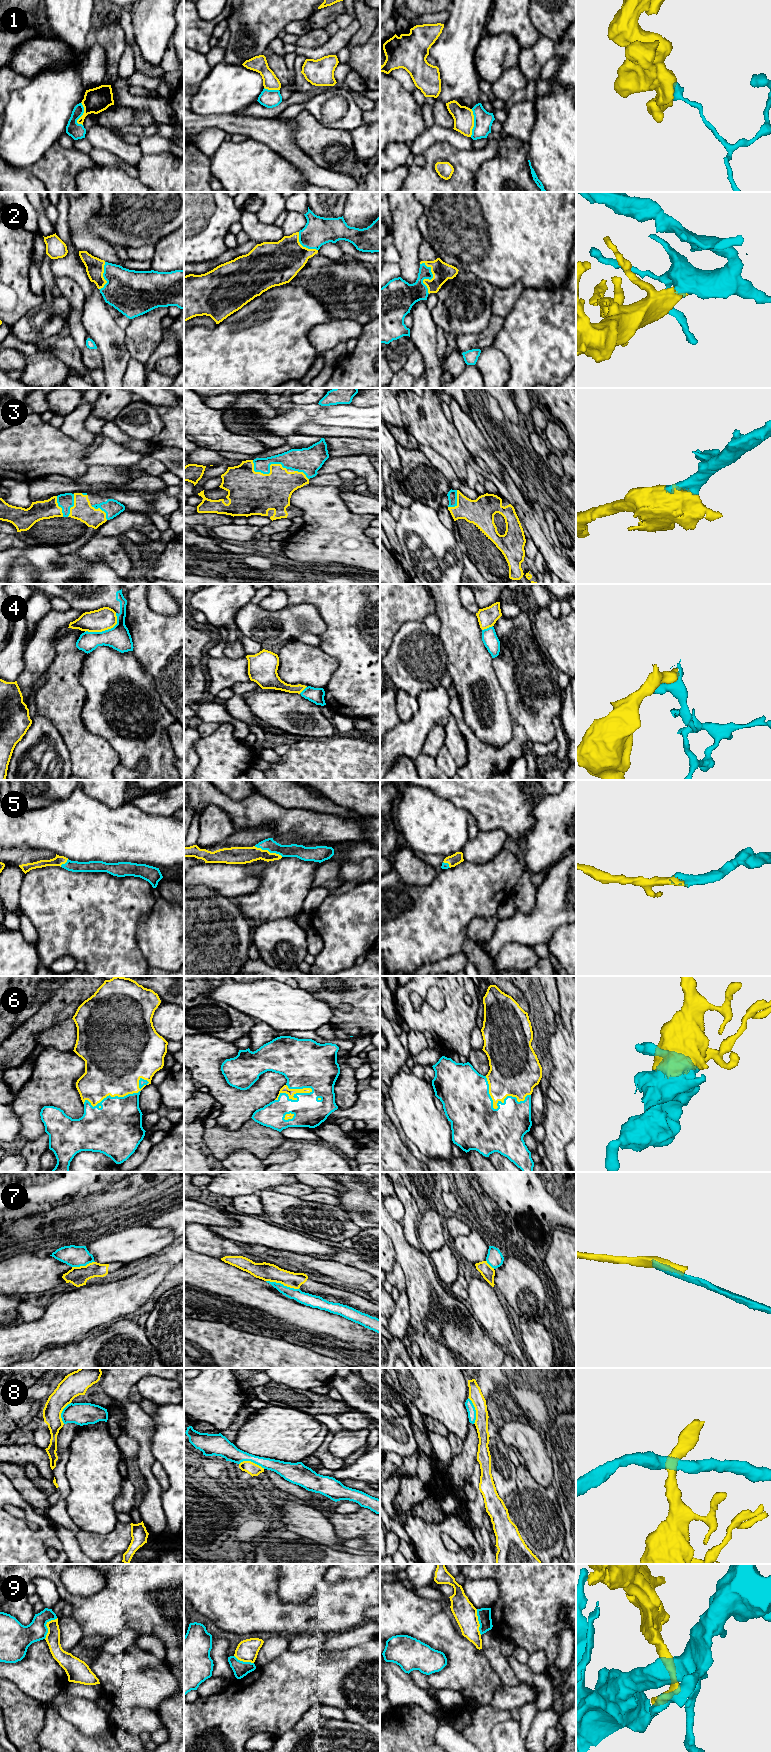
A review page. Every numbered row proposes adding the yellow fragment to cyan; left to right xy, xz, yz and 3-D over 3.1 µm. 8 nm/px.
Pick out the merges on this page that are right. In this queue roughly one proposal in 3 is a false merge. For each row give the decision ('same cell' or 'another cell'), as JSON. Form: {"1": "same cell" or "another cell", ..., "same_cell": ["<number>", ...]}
{"1": "another cell", "2": "same cell", "3": "same cell", "4": "another cell", "5": "same cell", "6": "same cell", "7": "another cell", "8": "another cell", "9": "another cell", "same_cell": ["2", "3", "5", "6"]}

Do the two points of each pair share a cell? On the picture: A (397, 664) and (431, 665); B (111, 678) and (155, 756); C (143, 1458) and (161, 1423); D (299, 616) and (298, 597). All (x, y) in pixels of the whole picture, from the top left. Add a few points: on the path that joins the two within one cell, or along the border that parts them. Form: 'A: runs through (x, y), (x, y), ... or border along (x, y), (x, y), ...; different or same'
A: runs through (405, 664), (423, 665); same
B: runs through (109, 702), (105, 723), (118, 737), (131, 740); same
C: border along (152, 1420), (151, 1452), (156, 1460); different
D: border along (289, 604), (311, 603), (319, 614); different

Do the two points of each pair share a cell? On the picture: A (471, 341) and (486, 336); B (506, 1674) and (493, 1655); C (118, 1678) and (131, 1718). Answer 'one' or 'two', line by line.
A: one
B: one
C: two

